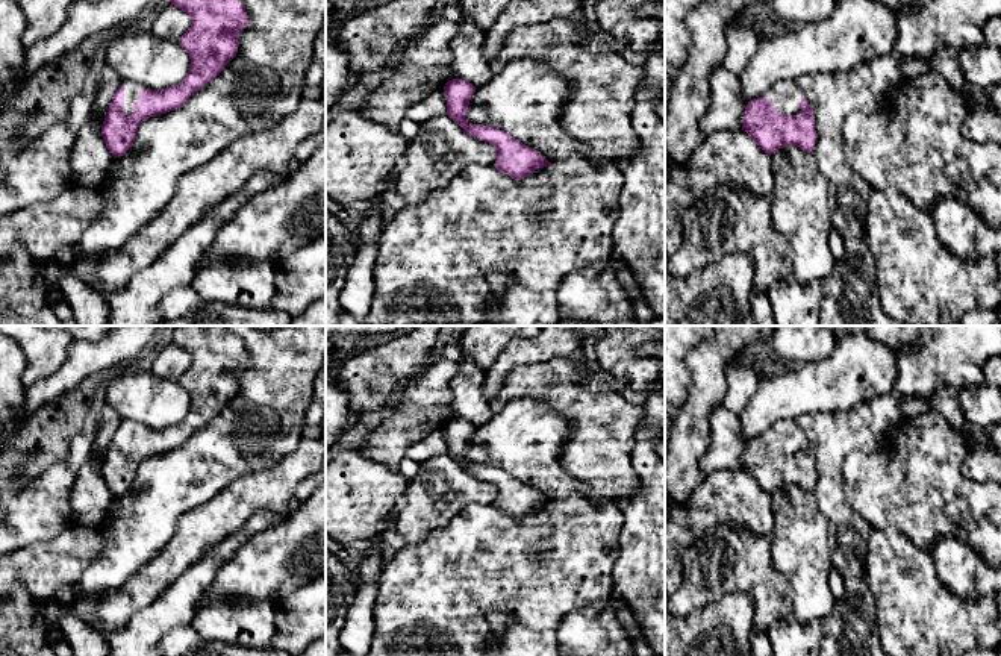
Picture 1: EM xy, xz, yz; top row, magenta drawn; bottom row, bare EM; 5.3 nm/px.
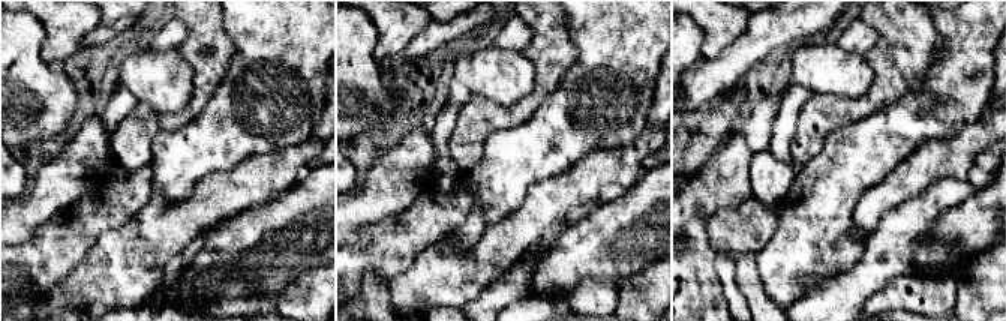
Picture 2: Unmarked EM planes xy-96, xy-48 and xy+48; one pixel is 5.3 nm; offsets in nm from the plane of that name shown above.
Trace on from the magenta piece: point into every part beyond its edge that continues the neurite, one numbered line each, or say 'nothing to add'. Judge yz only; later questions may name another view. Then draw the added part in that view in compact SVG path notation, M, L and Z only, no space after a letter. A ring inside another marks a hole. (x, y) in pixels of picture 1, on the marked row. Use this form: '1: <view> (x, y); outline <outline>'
1: yz (786, 94); outline M780 80L774 83L762 97L769 98L778 114L800 115L800 102L803 95L804 92L795 80Z

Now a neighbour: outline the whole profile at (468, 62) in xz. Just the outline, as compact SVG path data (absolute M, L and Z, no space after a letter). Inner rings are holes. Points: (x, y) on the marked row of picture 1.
M462 15L459 32L450 41L453 65L450 80L465 80L479 88L491 79L492 71L482 52L485 41L486 33L471 18Z

